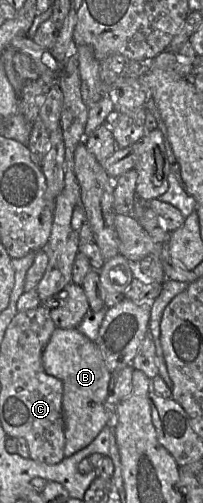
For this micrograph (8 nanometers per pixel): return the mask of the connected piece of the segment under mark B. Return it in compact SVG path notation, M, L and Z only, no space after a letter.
M55 328L43 351L42 364L48 375L63 383L64 456L70 457L87 447L106 425L112 423L111 413L107 411L105 403L111 372L107 369L96 342L77 328Z

